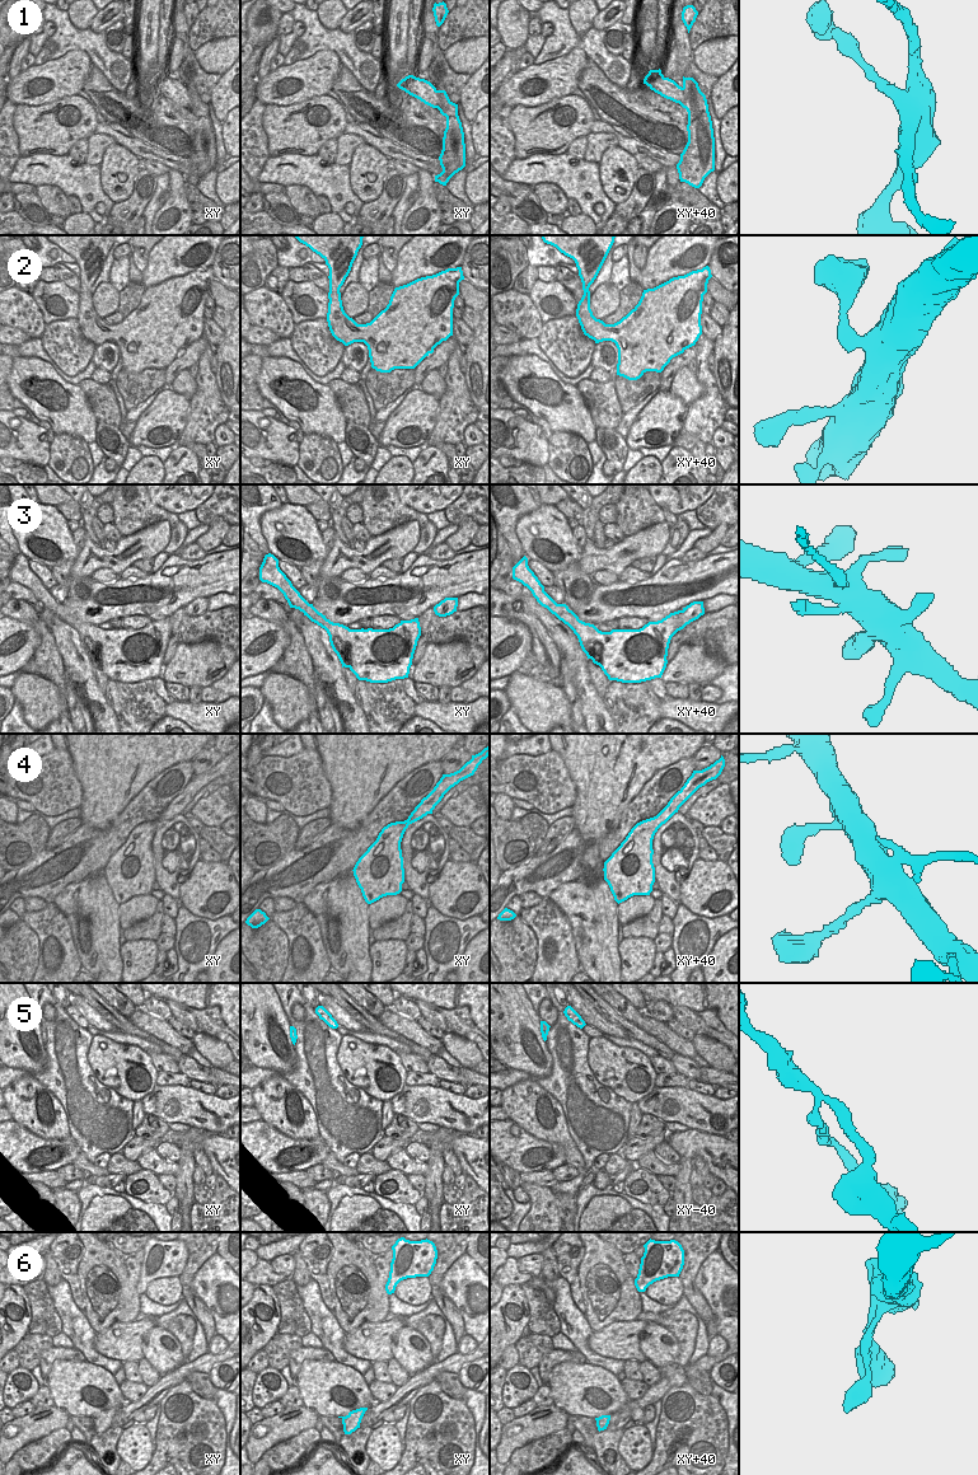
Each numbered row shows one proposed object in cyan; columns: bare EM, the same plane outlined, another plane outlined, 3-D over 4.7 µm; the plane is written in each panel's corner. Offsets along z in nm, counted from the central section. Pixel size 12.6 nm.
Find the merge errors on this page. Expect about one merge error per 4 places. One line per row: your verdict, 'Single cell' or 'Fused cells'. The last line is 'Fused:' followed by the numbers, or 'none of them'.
1: Fused cells
2: Single cell
3: Single cell
4: Fused cells
5: Single cell
6: Single cell
Fused: 1, 4.

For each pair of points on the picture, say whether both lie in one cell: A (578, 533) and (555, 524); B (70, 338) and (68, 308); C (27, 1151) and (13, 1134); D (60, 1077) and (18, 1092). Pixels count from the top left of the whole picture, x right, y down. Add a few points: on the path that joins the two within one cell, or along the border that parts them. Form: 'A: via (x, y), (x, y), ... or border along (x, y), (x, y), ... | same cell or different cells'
A: border along (571, 529), (571, 537), (581, 548) | different cells
B: border along (76, 317), (51, 321), (46, 324) | different cells
C: via (23, 1147), (14, 1138) | same cell
D: border along (13, 1081), (32, 1075), (61, 1105) | different cells

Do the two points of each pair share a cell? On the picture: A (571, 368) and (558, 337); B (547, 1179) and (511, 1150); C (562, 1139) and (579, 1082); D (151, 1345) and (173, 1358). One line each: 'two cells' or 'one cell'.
A: one cell
B: two cells
C: two cells
D: one cell

